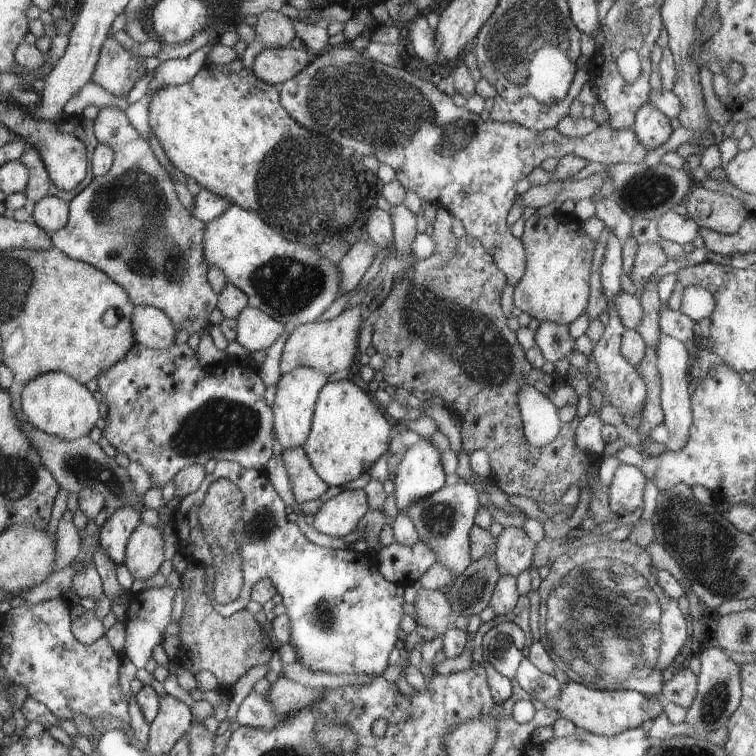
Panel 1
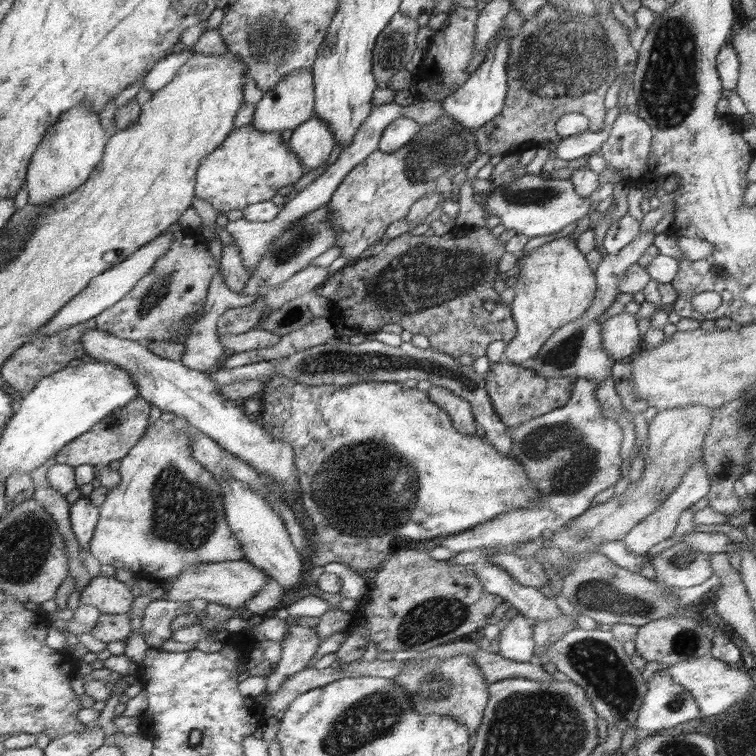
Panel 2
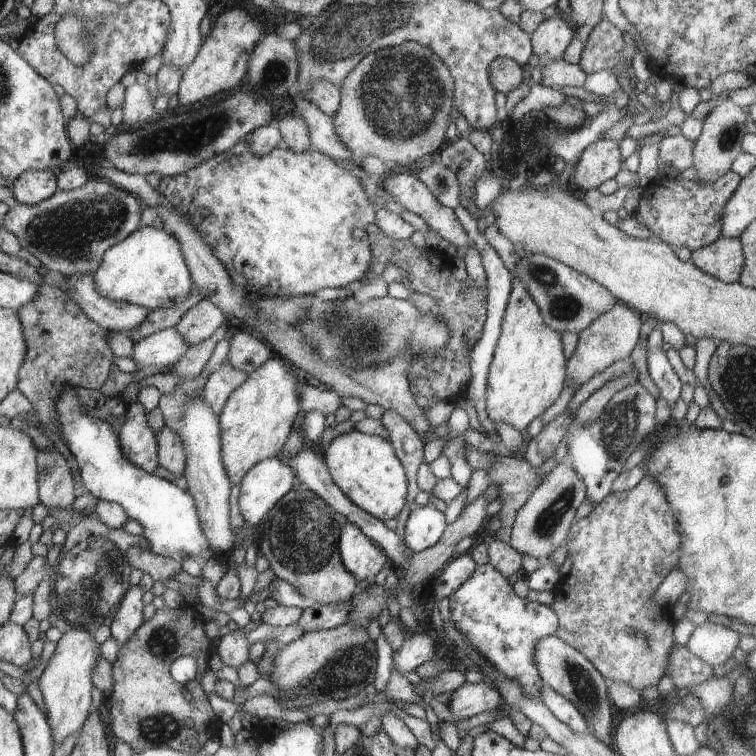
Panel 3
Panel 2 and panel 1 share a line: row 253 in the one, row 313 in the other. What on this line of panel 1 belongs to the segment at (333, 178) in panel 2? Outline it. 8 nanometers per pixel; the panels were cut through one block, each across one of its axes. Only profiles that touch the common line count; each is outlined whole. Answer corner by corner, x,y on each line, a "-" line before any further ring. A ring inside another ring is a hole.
248,305
237,316
237,342
249,352
258,352
272,346
288,329
282,322

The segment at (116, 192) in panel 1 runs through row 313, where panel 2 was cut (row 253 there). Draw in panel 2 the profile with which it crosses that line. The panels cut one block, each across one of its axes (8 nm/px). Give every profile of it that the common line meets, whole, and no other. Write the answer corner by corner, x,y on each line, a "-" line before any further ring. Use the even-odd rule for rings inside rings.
174,224
166,231
172,234
168,252
156,259
152,270
124,298
95,318
98,329
139,342
185,342
188,324
183,320
204,306
212,279
218,274
220,266
218,260
212,257
207,243
190,236
185,228

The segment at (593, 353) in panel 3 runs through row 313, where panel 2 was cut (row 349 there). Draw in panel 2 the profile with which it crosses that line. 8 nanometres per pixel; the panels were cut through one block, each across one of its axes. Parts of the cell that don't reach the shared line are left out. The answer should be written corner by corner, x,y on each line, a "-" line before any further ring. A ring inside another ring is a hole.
622,312
603,323
603,345
612,359
628,362
642,346
643,337
634,314

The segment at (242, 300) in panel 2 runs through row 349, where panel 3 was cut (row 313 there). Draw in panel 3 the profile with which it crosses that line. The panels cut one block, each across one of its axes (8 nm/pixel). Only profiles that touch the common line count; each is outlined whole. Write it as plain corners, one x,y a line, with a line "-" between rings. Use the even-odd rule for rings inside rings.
202,299
182,316
175,329
191,347
208,340
226,322
229,322
228,317
216,304
212,304
208,299

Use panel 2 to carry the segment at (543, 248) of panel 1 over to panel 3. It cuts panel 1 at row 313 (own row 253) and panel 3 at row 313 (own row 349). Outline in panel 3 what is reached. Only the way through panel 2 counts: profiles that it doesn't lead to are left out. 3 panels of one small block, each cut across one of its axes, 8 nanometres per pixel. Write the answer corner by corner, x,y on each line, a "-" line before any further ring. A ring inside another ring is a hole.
516,278
500,324
500,338
494,350
486,382
486,414
494,424
510,424
518,432
544,414
562,394
566,383
567,362
560,334
552,328
532,300
530,292

